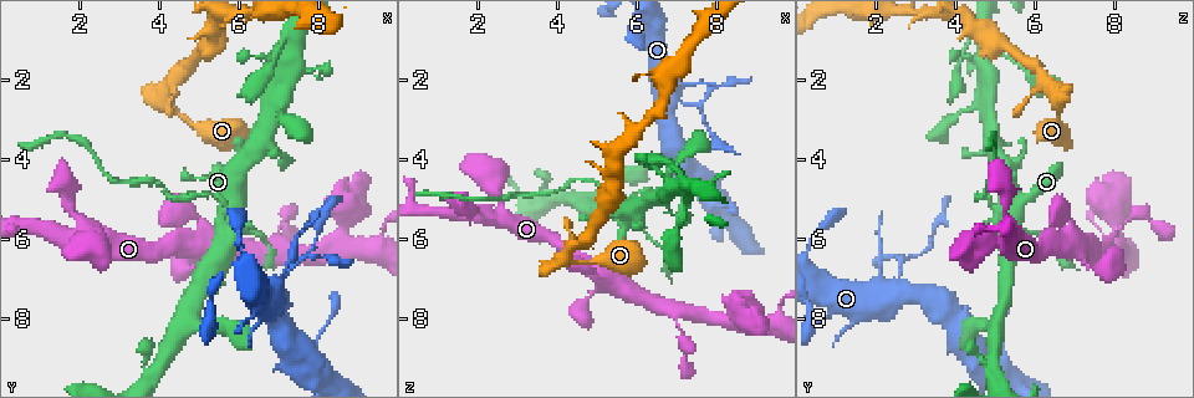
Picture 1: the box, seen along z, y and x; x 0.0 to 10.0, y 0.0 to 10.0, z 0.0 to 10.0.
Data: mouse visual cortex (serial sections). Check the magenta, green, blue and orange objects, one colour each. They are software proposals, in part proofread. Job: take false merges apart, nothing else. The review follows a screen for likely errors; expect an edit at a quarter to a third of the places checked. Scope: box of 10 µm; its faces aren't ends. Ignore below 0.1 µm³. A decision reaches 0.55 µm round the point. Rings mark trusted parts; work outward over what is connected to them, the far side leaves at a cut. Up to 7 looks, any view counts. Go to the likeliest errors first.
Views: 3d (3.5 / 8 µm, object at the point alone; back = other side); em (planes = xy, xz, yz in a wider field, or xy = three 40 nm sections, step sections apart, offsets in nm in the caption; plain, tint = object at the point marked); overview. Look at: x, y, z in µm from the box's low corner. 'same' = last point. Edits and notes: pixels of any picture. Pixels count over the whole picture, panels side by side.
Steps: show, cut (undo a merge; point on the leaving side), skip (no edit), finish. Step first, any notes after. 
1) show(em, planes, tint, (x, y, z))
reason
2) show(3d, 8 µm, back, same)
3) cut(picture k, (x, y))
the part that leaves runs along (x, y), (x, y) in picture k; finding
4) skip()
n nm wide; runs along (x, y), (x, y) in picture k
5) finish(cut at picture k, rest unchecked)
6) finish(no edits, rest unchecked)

show(3d, 3.5 µm, (5.80, 5.15, 4.95))
abrupt turn

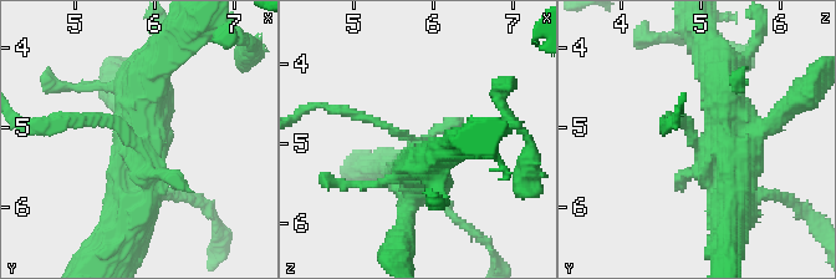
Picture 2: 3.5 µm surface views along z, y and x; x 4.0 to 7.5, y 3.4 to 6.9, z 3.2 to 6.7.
show(em, xy, step 3, tint, (5.80, 5.25, 5.00))

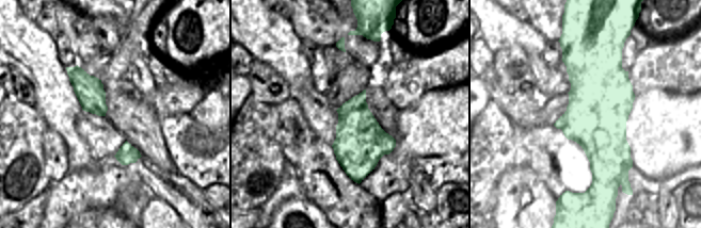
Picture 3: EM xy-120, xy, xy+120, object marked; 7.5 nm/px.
cut(picture 2, (91, 117))
the part that leaves runs along (126, 136), (100, 117), (35, 121) in picture 2; a second cell is stuck on

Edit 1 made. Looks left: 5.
show(3d, 3.5 µm, (7.00, 7.20, 2.55))
calibre changes

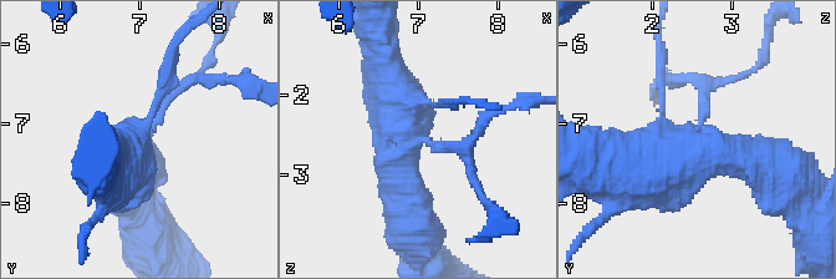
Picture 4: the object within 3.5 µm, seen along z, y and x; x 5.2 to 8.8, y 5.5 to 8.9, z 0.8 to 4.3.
show(em, xy, step 3, plain, (6.95, 7.15, 2.55))

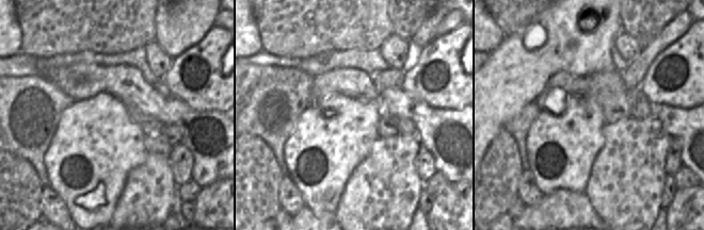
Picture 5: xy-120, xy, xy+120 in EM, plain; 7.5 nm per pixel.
show(em, xy, step 3, tint, same)
with the object marked

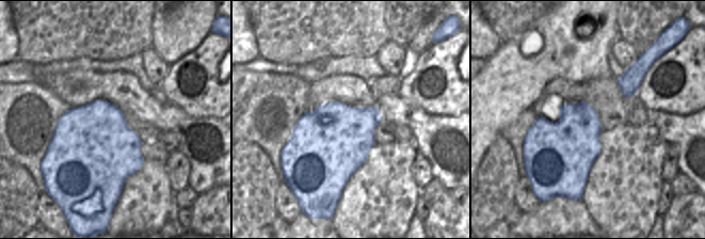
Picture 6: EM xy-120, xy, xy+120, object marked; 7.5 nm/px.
cut(picture 4, (184, 86))
the part that leaves runs along (153, 118), (207, 65), (210, 49) in picture 4; a second cell is stuck on

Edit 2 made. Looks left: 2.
finish(cut at picture 2, cut at picture 4, rest unchecked)

